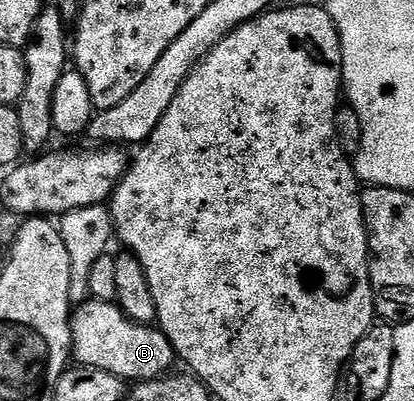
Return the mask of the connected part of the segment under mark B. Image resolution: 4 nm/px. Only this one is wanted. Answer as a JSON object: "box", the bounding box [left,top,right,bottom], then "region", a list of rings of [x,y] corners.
{"box":[71,299,176,383],"region":[[[90,299],[74,306],[71,314],[71,351],[80,366],[109,371],[125,383],[157,381],[176,368],[175,349],[155,325],[138,325],[110,301]]]}

